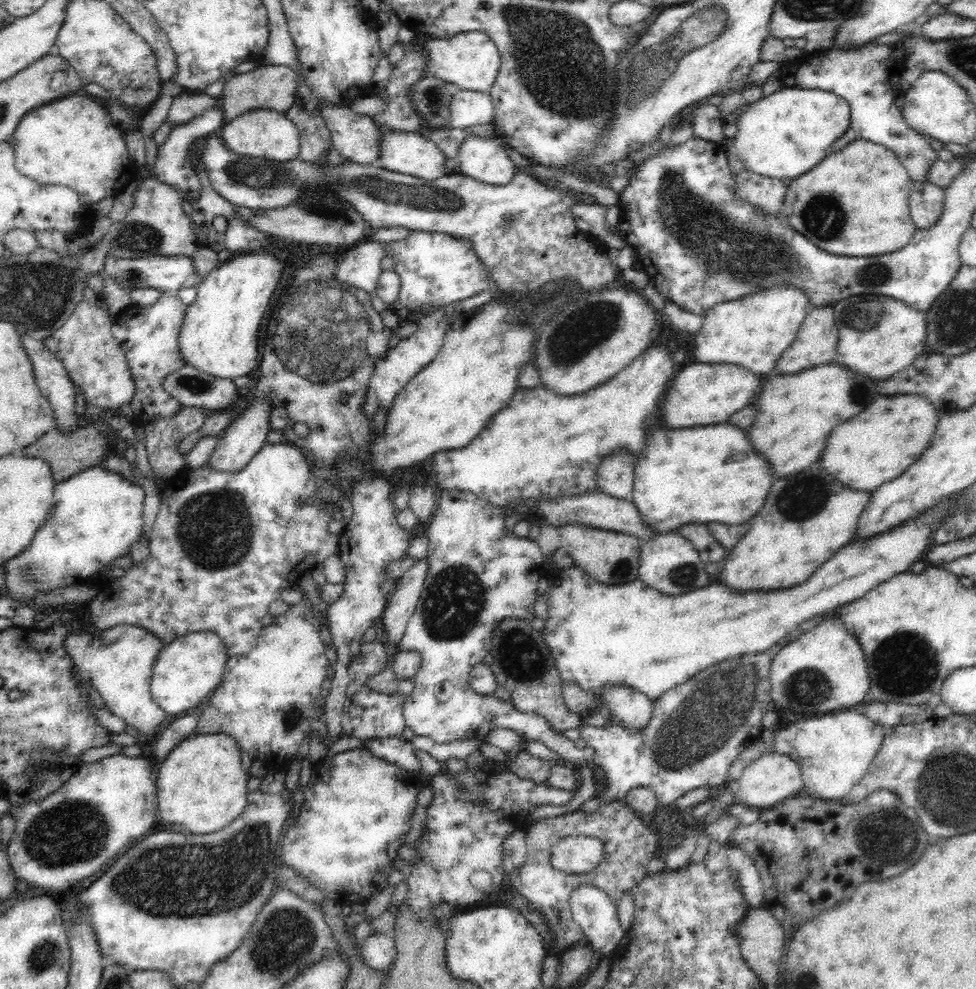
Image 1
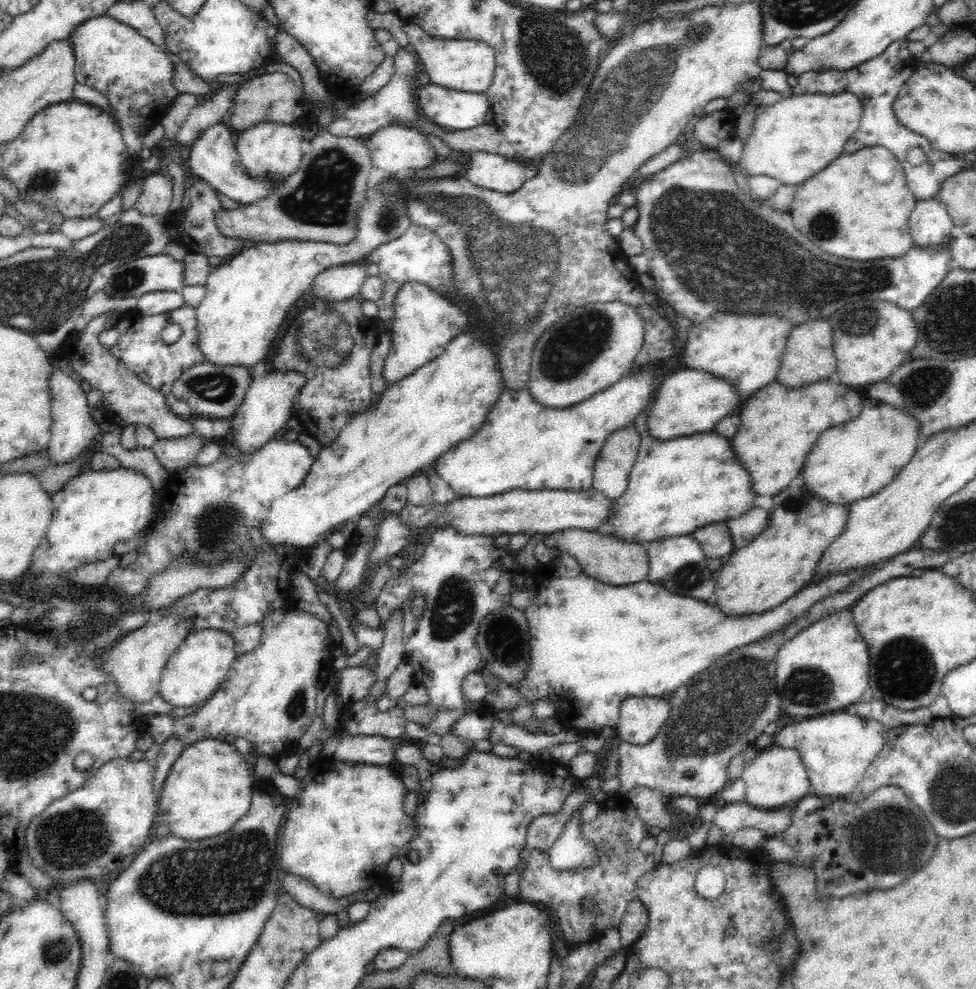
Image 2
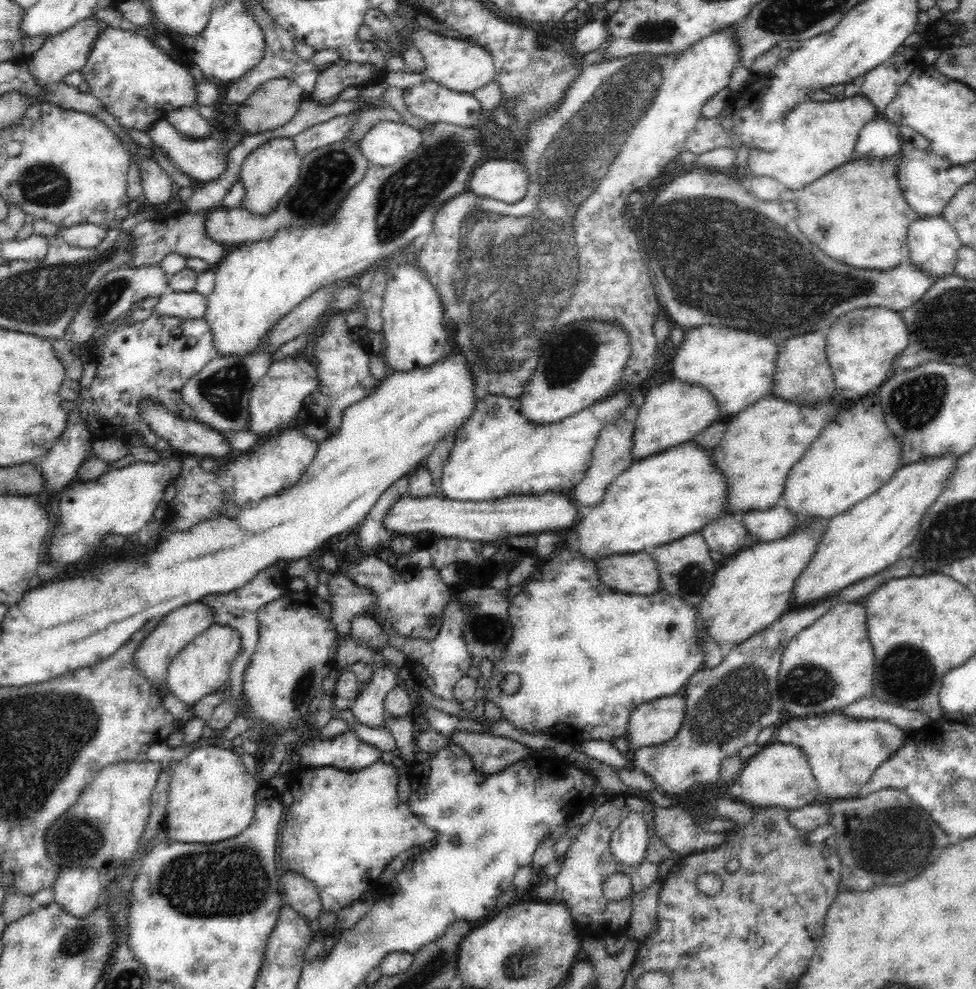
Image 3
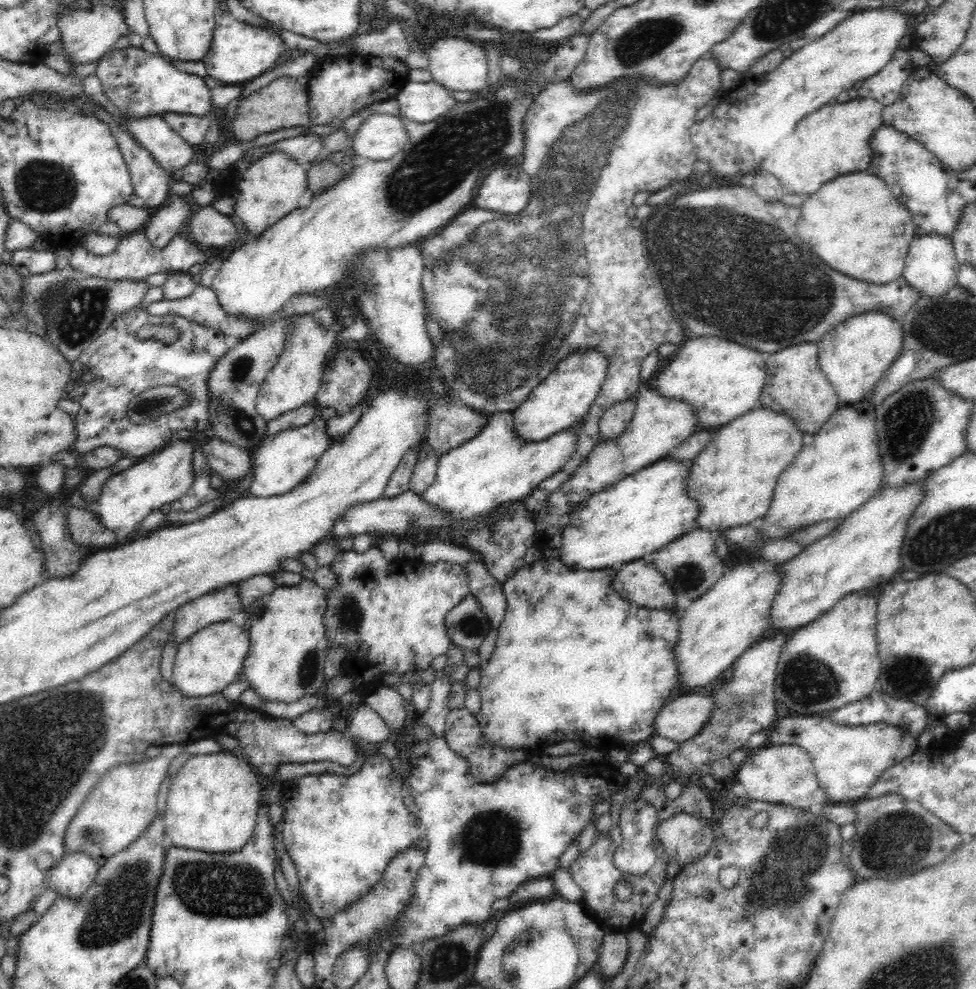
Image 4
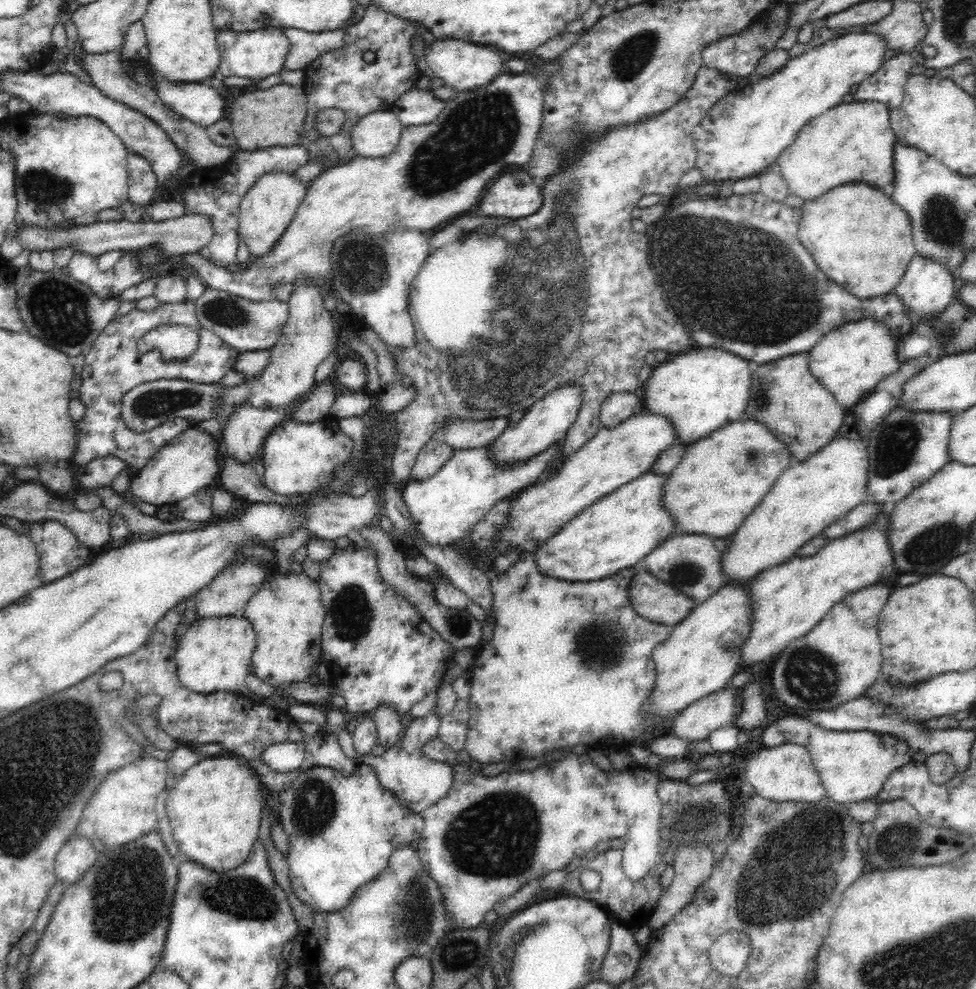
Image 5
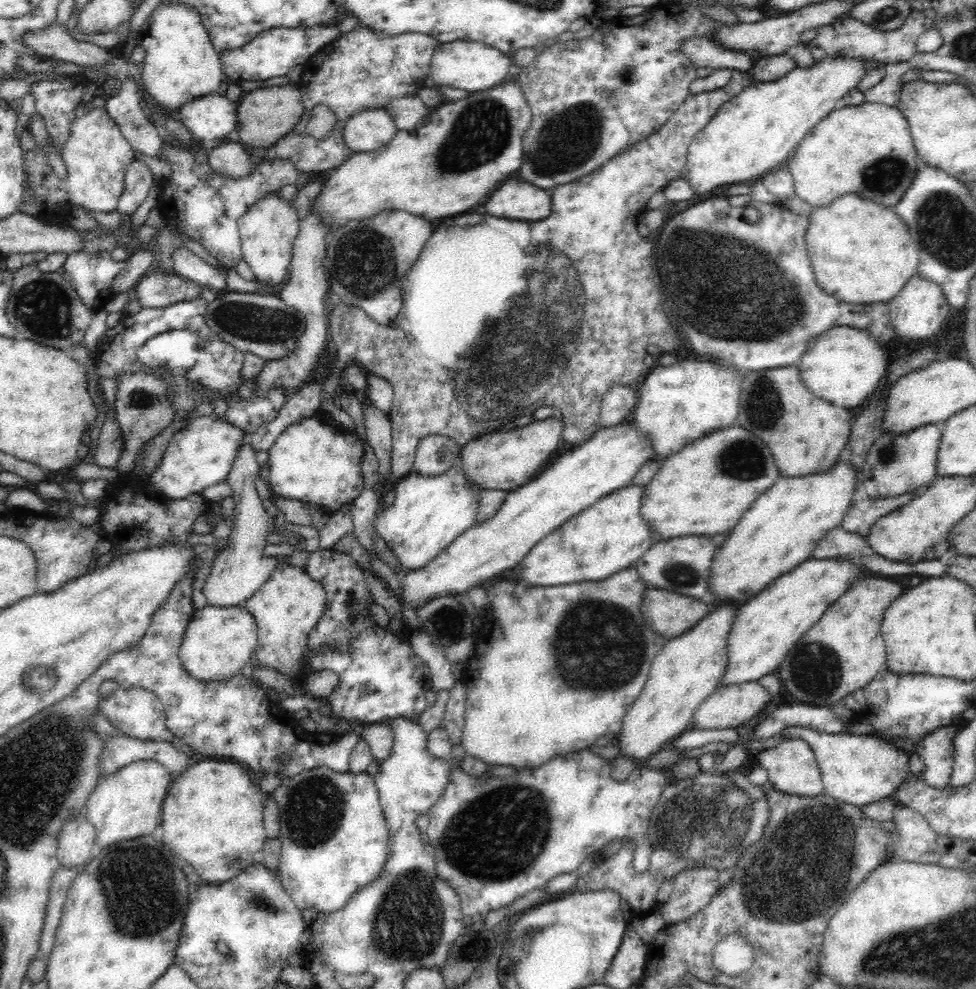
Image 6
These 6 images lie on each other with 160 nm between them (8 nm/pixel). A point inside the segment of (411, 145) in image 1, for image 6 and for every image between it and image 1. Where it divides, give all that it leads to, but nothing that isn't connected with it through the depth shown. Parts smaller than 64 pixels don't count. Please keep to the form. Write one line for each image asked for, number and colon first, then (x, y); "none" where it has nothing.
2: (396, 149)
3: (383, 145)
4: (381, 136)
5: (377, 134)
6: (369, 130)

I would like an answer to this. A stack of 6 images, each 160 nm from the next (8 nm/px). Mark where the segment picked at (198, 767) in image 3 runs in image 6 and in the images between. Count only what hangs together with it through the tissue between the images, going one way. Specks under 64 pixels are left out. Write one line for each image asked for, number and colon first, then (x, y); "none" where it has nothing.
4: (212, 804)
5: (214, 807)
6: (212, 815)

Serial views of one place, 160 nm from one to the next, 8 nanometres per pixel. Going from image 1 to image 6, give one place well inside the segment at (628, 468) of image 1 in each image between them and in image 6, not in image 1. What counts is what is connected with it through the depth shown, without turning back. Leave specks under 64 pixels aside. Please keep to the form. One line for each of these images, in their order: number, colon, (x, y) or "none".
2: (615, 461)
3: (612, 456)
4: (612, 425)
5: (618, 407)
6: (619, 402)

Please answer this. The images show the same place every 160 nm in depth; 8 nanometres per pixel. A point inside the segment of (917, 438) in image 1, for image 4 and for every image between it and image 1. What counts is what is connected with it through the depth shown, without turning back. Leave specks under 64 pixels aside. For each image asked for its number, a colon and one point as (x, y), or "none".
2: (855, 460)
3: (852, 457)
4: (839, 468)

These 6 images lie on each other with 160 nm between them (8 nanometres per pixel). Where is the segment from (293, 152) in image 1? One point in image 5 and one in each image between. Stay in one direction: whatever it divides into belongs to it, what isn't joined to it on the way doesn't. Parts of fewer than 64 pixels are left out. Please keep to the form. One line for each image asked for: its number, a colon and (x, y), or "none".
2: (273, 149)
3: (268, 172)
4: (270, 187)
5: (268, 206)

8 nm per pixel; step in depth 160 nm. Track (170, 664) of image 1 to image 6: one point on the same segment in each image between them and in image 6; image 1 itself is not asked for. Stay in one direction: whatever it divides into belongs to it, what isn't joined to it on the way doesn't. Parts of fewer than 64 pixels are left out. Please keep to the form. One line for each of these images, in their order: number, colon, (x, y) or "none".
2: (193, 673)
3: (203, 666)
4: (206, 662)
5: (215, 653)
6: (218, 642)

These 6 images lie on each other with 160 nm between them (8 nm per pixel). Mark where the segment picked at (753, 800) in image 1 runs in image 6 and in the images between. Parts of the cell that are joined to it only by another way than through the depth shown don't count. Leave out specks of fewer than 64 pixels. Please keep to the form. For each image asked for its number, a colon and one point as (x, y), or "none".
2: (776, 776)
3: (779, 775)
4: (784, 774)
5: (785, 773)
6: (791, 768)

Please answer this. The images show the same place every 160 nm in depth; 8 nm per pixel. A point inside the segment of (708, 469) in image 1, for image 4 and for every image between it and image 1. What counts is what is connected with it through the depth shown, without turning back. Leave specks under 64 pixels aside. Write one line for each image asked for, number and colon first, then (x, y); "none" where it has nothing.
2: (675, 486)
3: (666, 496)
4: (644, 512)

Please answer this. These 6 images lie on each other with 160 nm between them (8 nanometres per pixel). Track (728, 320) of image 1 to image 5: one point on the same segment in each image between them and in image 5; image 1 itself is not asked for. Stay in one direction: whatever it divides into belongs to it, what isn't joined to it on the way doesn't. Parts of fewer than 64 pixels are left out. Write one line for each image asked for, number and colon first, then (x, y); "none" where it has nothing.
2: (747, 349)
3: (738, 367)
4: (722, 380)
5: (701, 390)

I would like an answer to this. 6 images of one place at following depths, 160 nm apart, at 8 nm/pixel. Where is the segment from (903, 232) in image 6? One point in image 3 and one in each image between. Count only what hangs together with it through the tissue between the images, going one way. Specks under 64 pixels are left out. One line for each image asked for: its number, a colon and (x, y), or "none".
3: (857, 213)
4: (854, 223)
5: (859, 237)

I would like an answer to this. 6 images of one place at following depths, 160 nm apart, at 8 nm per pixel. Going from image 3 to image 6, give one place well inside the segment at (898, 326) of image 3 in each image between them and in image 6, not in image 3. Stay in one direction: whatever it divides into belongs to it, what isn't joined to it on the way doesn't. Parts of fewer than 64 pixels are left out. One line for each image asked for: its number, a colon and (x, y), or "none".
4: (854, 354)
5: (850, 360)
6: (845, 365)

